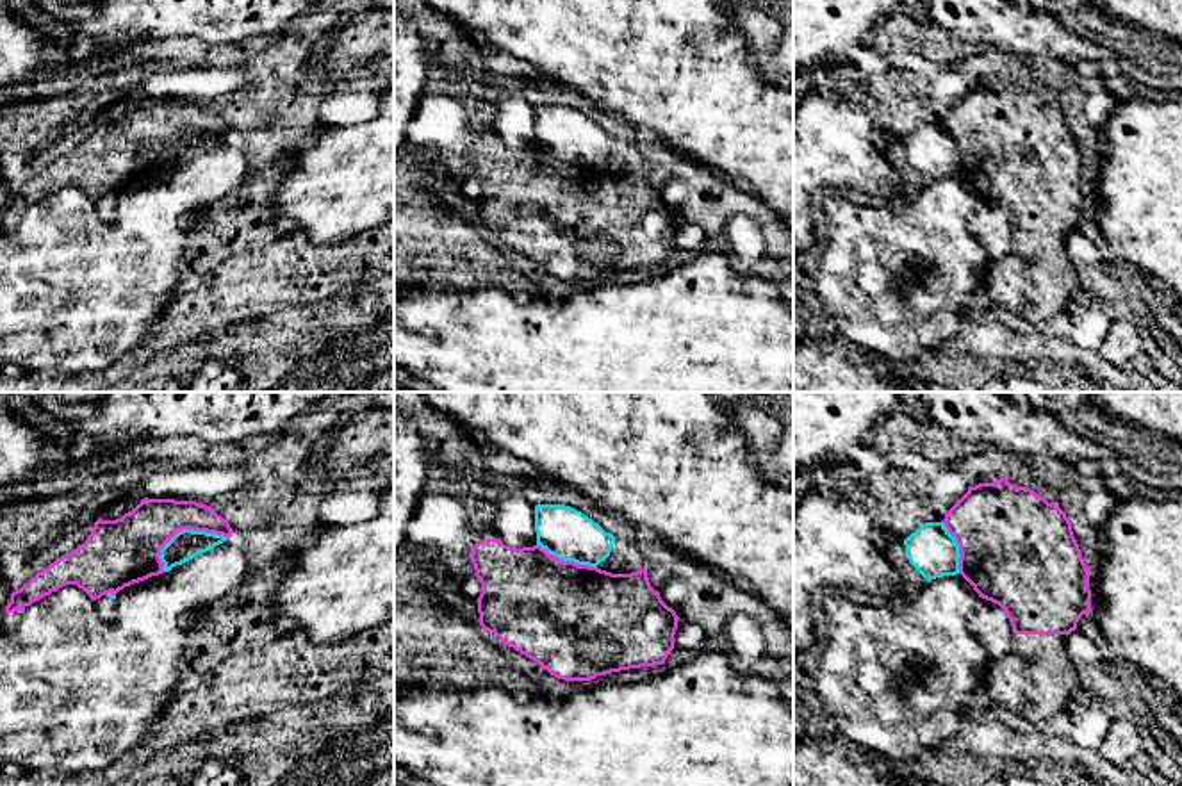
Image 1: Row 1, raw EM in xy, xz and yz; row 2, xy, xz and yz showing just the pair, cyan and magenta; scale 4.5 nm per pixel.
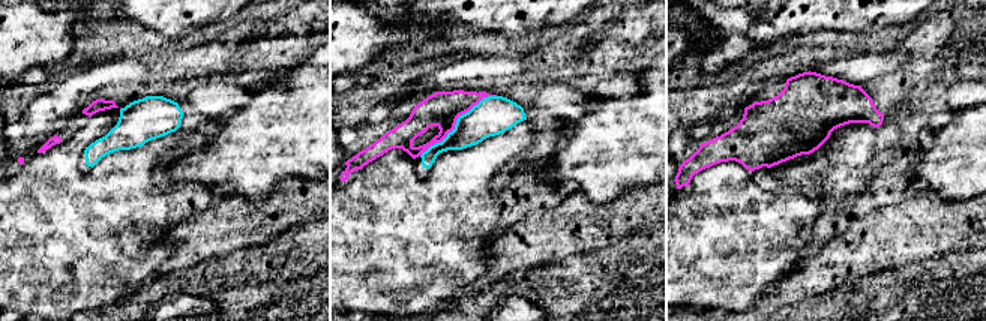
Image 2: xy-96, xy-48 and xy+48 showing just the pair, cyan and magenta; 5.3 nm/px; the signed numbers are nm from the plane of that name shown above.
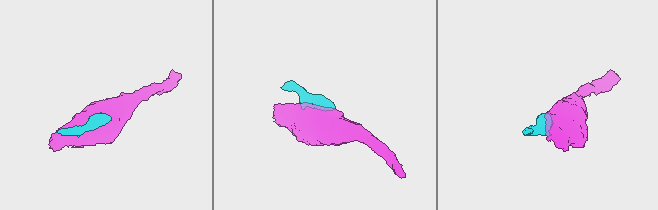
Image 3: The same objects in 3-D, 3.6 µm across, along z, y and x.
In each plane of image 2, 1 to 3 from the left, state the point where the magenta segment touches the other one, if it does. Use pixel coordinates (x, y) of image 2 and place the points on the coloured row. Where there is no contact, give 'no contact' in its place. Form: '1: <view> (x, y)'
1: no contact
2: xy-48 (456, 122)
3: no contact

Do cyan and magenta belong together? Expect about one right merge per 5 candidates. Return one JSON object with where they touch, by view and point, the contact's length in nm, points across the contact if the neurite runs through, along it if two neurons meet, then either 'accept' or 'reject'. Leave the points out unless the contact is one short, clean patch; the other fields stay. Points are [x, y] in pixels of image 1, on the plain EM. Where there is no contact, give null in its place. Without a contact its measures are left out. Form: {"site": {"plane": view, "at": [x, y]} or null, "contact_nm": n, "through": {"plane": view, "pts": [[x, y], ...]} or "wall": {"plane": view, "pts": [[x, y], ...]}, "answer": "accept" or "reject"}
{"site": {"plane": "xy", "at": [184, 130]}, "contact_nm": 340, "answer": "reject"}

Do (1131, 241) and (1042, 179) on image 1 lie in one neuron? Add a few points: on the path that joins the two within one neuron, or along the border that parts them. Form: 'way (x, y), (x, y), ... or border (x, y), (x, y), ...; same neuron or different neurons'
border (1090, 205), (1091, 209); different neurons

